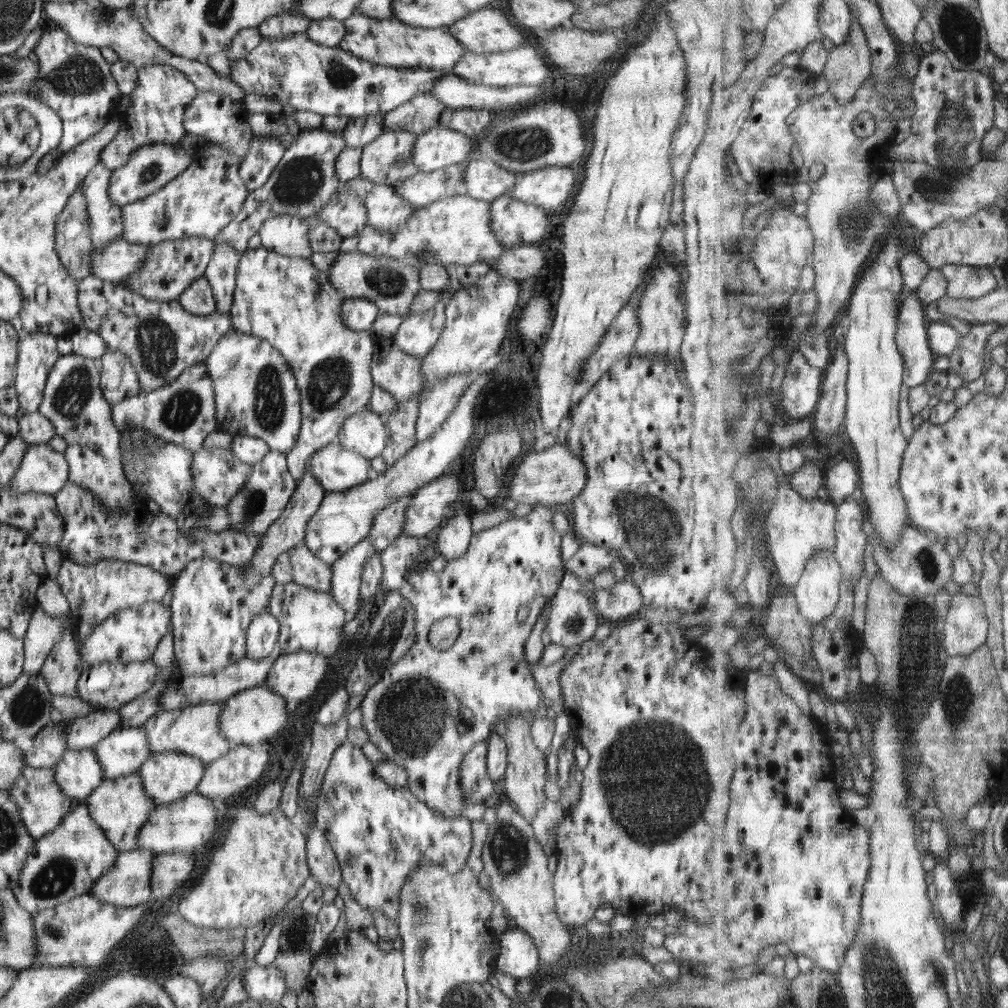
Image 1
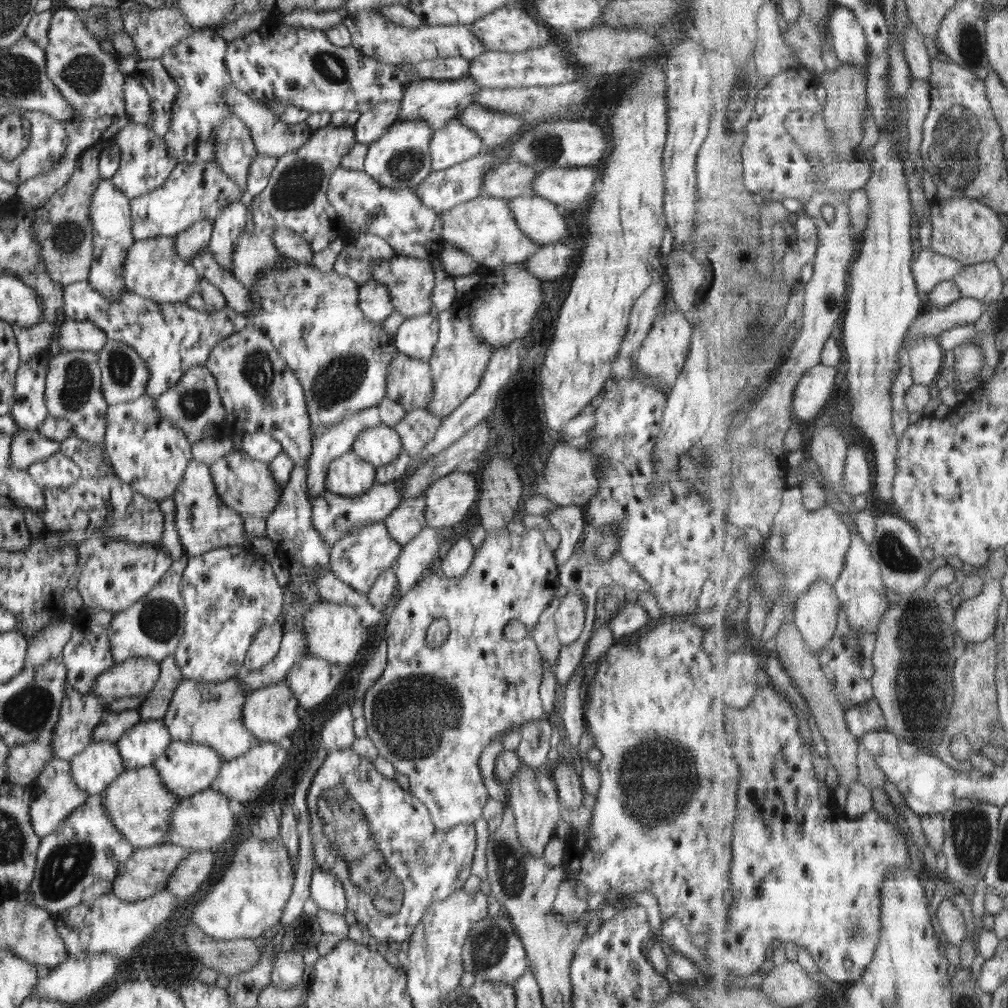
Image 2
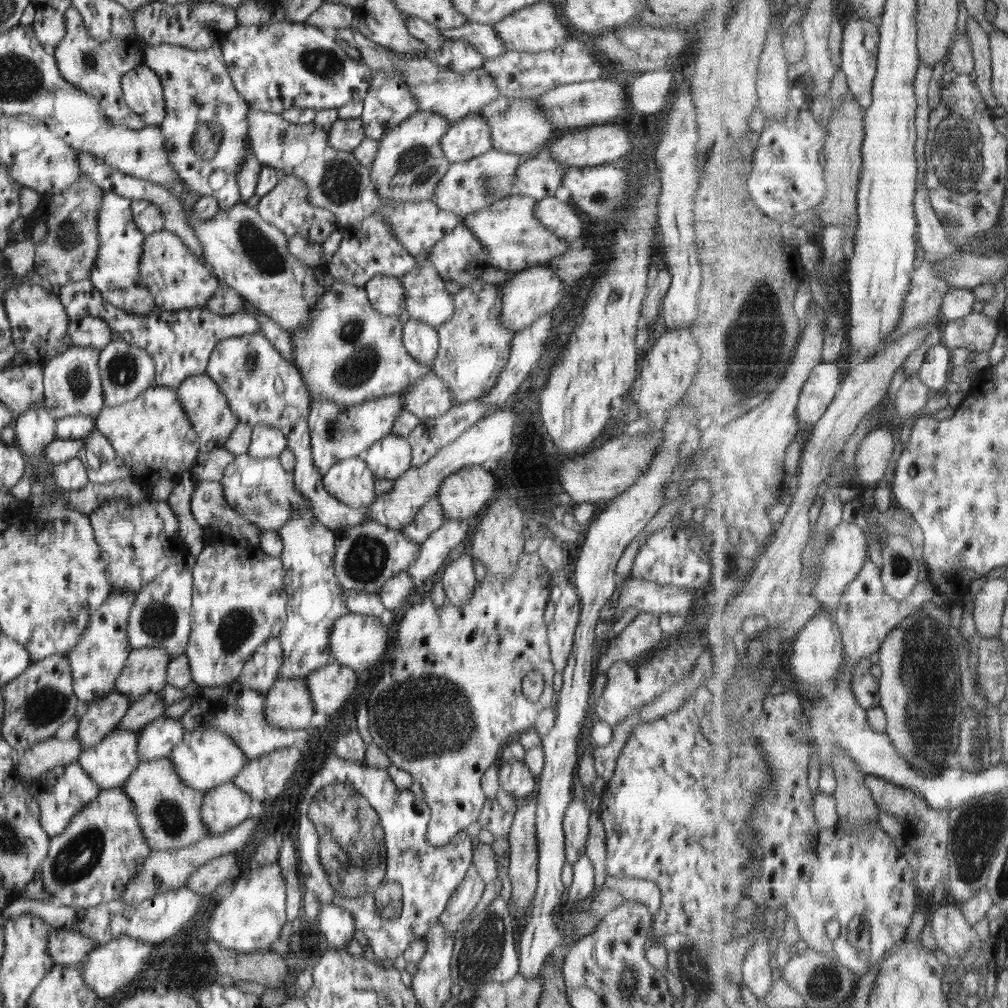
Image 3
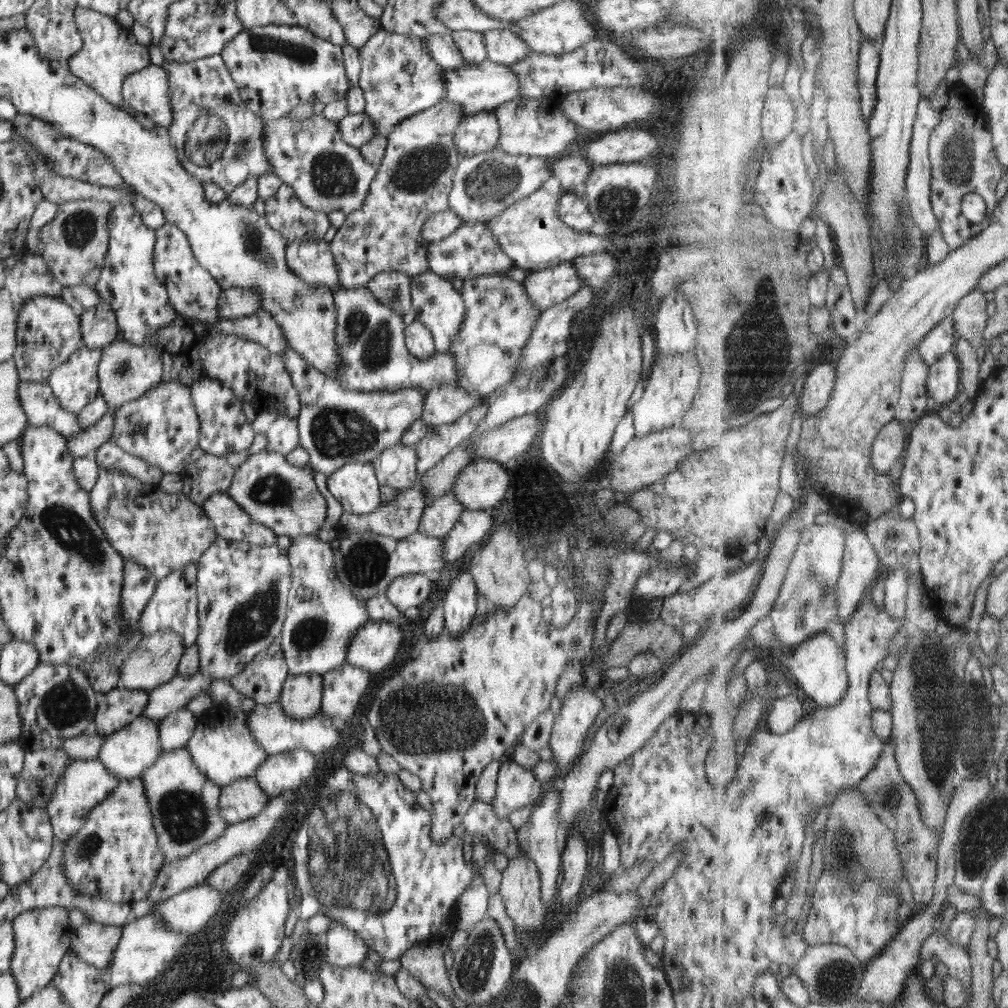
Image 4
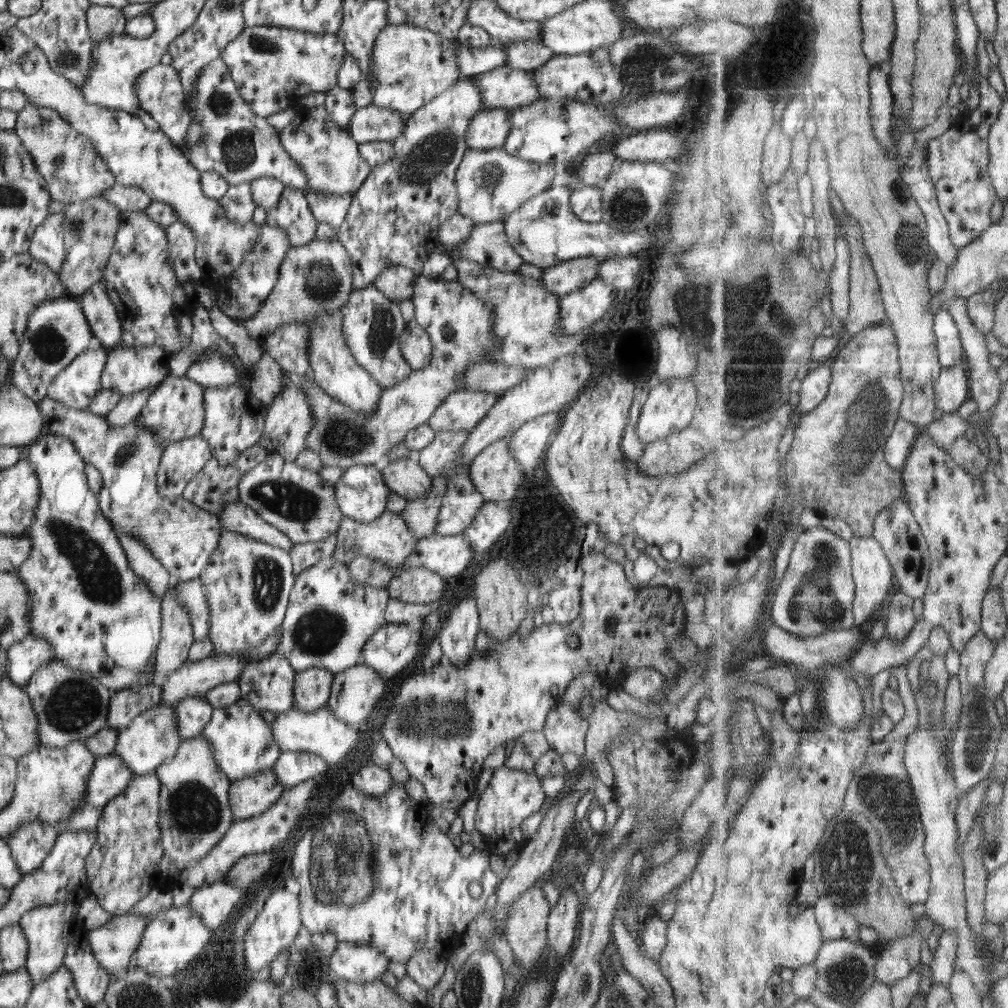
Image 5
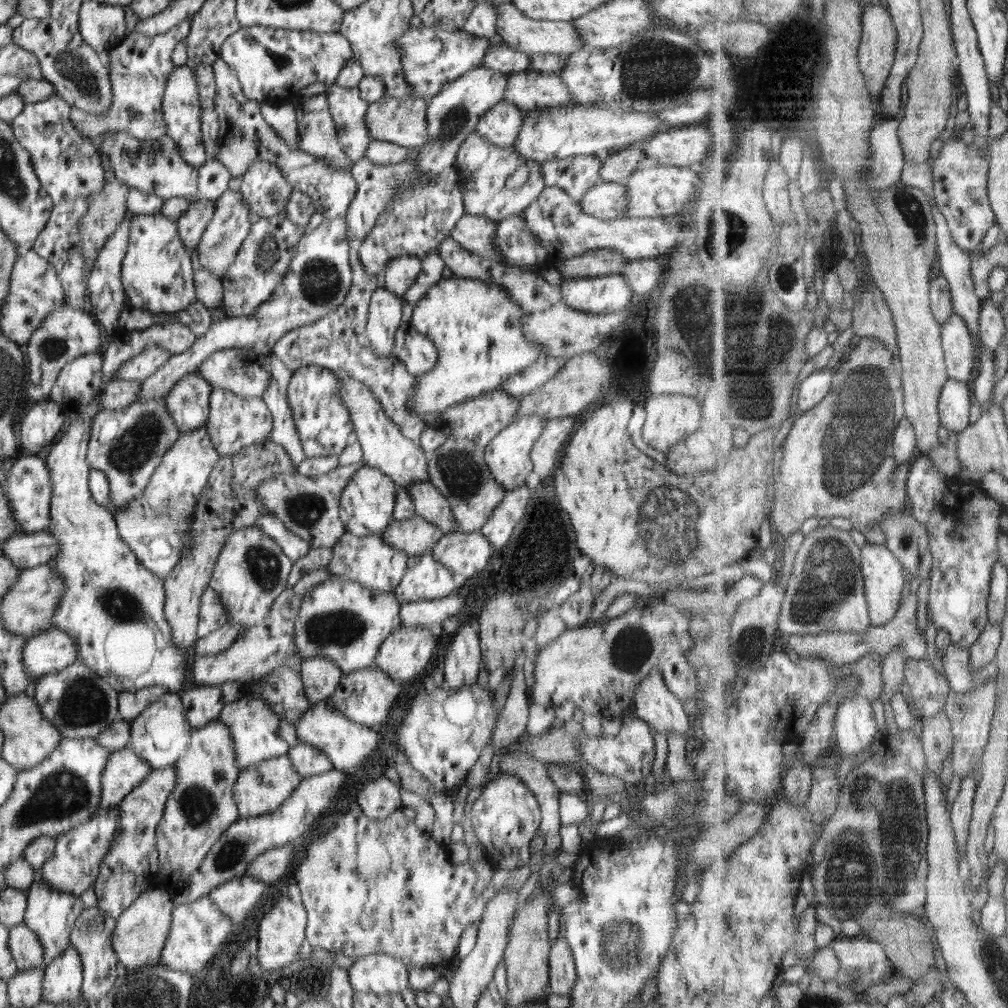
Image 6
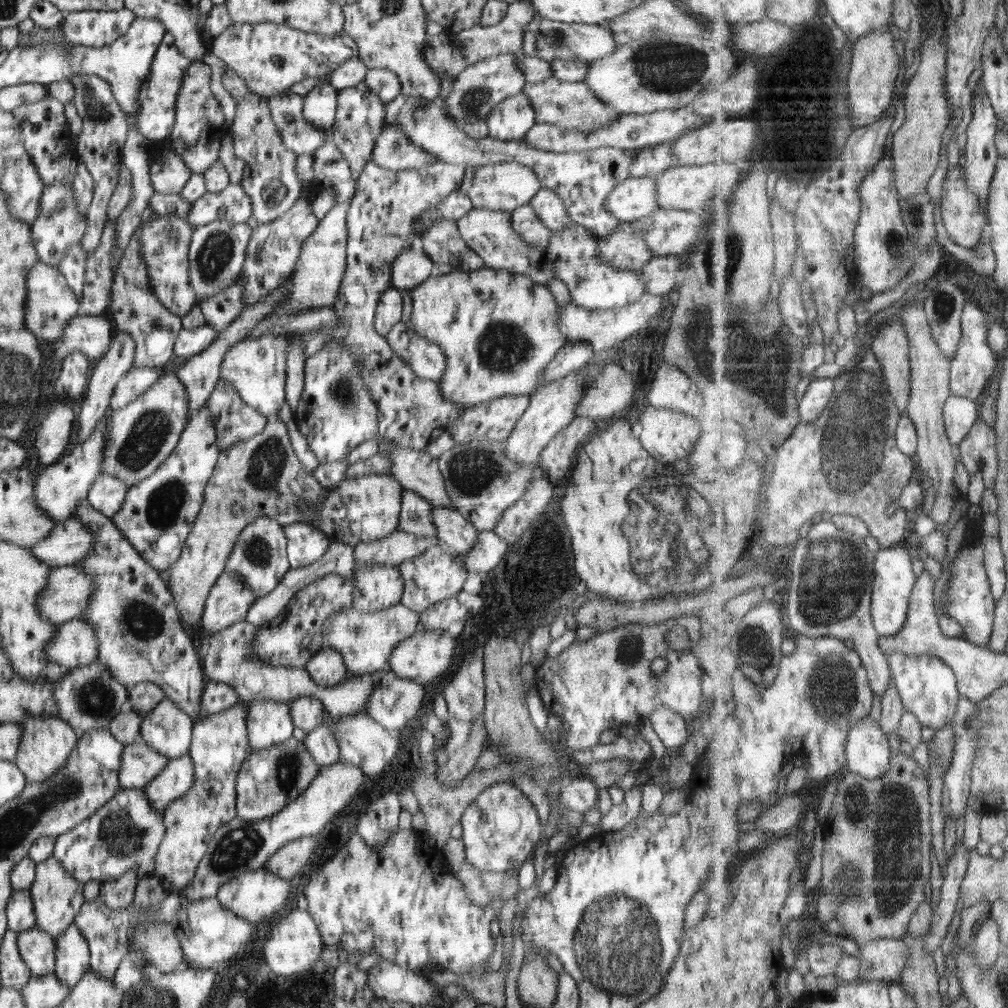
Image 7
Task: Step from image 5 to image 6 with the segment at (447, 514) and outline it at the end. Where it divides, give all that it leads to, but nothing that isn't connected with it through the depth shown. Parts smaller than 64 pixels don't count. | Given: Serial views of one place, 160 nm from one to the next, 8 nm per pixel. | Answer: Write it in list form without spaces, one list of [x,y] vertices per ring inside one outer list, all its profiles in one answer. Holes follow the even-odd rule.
[[[448,436],[447,441],[429,454],[429,481],[448,499],[450,512],[456,520],[457,530],[471,533],[481,530],[490,519],[507,491],[493,479],[485,464],[485,447],[466,437]]]

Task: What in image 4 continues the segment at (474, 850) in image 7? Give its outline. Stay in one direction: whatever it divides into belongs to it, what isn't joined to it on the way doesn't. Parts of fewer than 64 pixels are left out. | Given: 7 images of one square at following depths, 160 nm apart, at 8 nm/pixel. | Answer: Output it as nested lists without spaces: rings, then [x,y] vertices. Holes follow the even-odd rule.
[[[506,758],[498,766],[496,796],[491,805],[496,816],[507,818],[511,812],[522,806],[536,806],[542,798],[544,786],[527,768]]]

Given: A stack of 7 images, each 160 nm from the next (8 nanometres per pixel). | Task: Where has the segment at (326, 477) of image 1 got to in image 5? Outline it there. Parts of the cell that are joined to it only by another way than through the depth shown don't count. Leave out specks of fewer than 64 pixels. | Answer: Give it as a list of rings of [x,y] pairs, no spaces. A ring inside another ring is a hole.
[[[354,465],[343,470],[335,483],[335,499],[344,517],[368,523],[387,511],[391,490],[383,481],[380,465]]]

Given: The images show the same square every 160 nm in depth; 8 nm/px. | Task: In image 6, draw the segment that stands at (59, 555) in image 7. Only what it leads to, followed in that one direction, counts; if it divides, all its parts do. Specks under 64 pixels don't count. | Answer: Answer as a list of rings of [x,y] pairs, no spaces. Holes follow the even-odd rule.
[[[46,530],[14,535],[1,542],[5,557],[21,569],[48,565],[60,552],[60,547],[57,538]]]

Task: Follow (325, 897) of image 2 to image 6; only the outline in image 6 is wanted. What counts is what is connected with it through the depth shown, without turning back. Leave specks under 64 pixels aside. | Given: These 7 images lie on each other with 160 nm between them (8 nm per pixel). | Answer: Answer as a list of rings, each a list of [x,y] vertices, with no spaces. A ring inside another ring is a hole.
[[[367,954],[355,957],[349,970],[353,989],[374,994],[401,993],[410,987],[408,967],[399,958],[389,954]]]

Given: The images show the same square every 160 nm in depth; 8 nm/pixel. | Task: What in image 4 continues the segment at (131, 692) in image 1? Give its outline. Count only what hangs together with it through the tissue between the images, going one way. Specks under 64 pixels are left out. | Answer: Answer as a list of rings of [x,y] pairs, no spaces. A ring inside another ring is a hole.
[[[160,631],[155,635],[144,636],[136,645],[136,650],[125,654],[125,661],[119,670],[118,686],[122,689],[144,689],[149,692],[170,681],[177,674],[185,649],[183,638],[176,631]]]

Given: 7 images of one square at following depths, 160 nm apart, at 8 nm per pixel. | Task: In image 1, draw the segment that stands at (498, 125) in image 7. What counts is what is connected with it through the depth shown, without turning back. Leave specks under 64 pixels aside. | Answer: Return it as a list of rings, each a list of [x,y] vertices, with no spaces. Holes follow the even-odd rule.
[[[436,126],[417,135],[412,147],[412,160],[418,170],[428,173],[468,161],[470,150],[471,136]]]

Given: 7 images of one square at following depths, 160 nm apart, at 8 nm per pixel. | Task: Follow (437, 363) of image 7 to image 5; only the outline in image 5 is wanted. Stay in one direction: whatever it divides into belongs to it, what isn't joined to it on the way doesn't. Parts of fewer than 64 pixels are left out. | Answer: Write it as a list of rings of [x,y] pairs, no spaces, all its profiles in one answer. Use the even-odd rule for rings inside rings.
[[[410,320],[408,326],[404,327],[399,345],[403,357],[406,359],[406,363],[412,367],[412,371],[429,366],[433,357],[432,343],[426,330],[416,324],[414,320]]]

